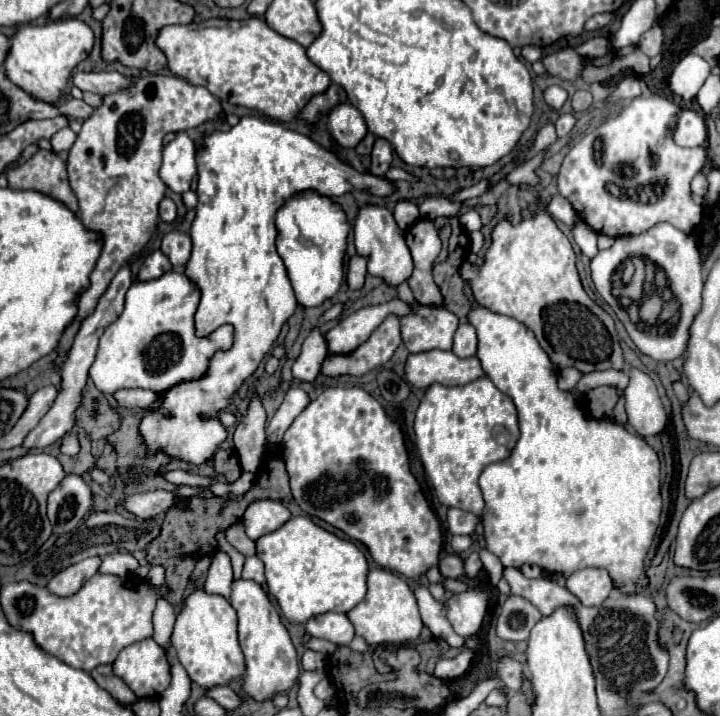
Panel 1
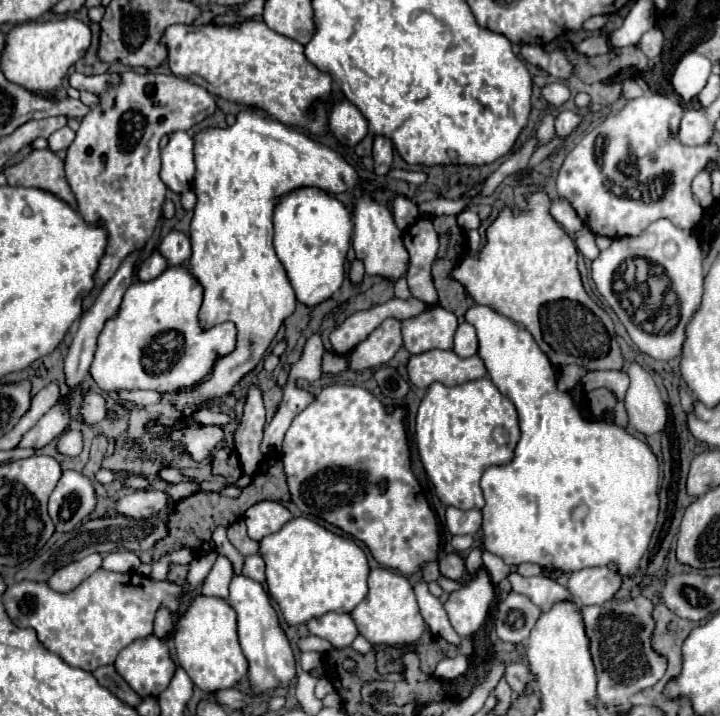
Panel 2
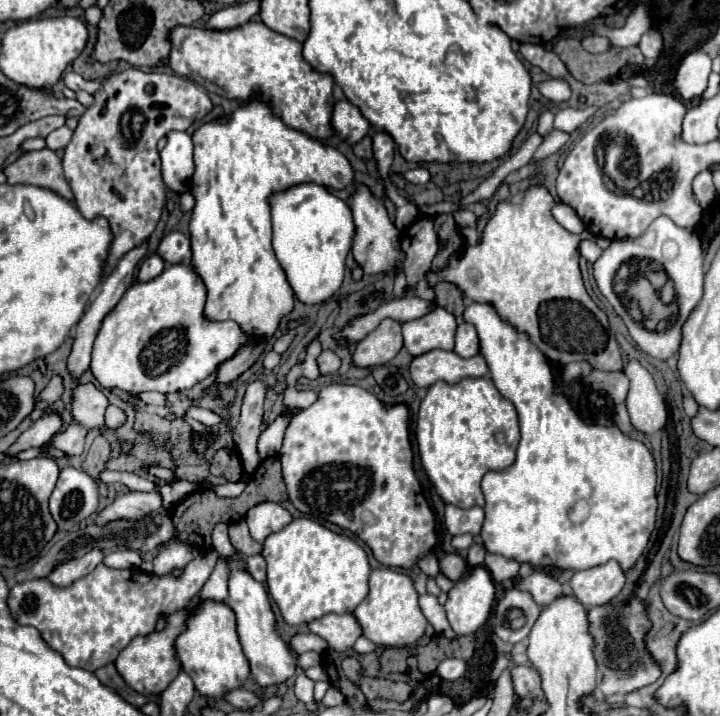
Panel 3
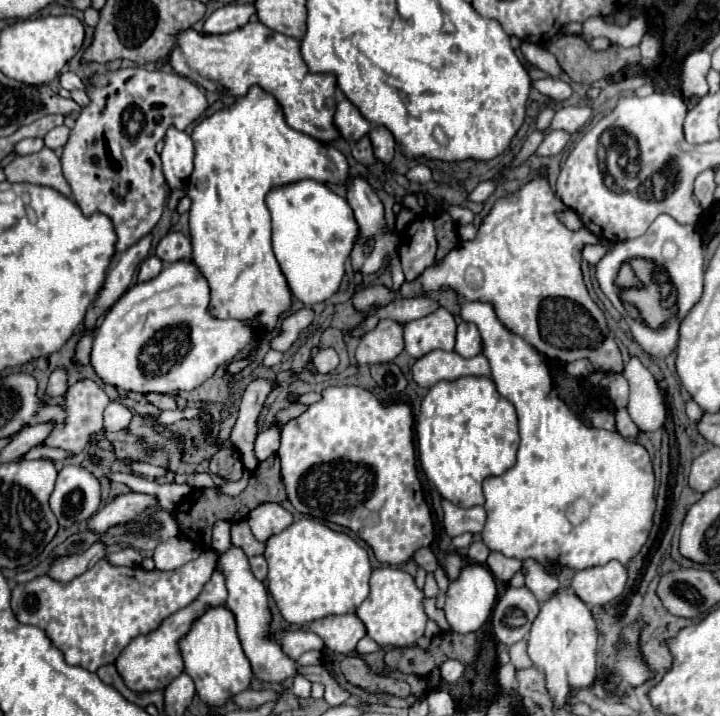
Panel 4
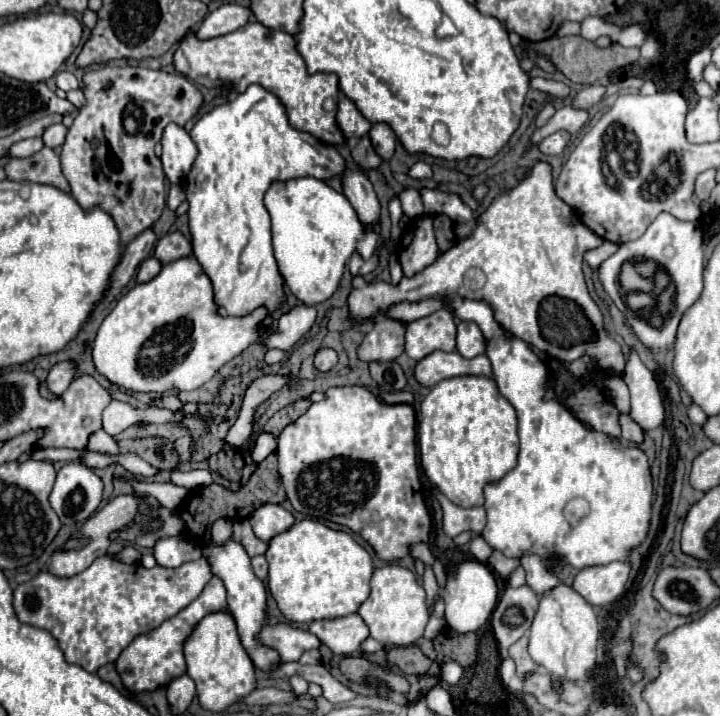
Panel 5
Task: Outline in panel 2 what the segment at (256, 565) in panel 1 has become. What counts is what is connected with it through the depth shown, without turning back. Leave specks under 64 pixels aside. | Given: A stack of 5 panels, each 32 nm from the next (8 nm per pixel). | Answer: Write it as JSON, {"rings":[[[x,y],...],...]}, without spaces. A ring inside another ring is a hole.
{"rings":[[[258,554],[246,558],[246,562],[244,562],[244,576],[264,584],[264,580],[266,580],[266,576],[264,576],[264,560]]]}

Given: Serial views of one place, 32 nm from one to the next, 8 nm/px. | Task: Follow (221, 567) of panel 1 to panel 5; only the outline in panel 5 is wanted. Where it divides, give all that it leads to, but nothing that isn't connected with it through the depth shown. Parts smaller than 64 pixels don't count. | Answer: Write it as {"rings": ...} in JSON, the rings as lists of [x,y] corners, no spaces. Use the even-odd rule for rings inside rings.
{"rings":[[[216,576],[206,584],[204,592],[190,606],[180,610],[176,616],[168,618],[156,630],[138,636],[136,640],[132,640],[132,644],[128,644],[128,648],[124,648],[124,652],[116,660],[116,672],[120,674],[122,684],[134,692],[146,692],[146,690],[168,686],[174,678],[186,674],[186,660],[184,660],[182,646],[186,638],[192,634],[192,630],[196,628],[196,624],[212,612],[228,612],[226,590],[222,588],[222,580]]]}

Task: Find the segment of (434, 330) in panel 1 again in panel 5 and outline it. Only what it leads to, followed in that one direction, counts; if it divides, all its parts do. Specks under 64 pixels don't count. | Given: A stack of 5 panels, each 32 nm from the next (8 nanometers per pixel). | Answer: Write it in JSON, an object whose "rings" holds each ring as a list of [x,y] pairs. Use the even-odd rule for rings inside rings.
{"rings":[[[438,310],[426,318],[408,324],[406,354],[412,360],[418,362],[436,350],[456,350],[456,324],[448,310]]]}

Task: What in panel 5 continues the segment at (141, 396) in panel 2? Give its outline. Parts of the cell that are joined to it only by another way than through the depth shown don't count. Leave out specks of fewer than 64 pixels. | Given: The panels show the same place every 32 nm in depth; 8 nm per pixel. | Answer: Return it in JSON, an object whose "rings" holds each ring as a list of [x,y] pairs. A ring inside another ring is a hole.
{"rings":[[[168,394],[168,396],[158,398],[158,400],[154,402],[154,406],[158,406],[158,408],[168,408],[168,410],[172,410],[172,412],[184,408],[184,404],[180,402],[180,398],[178,398],[176,394]]]}

